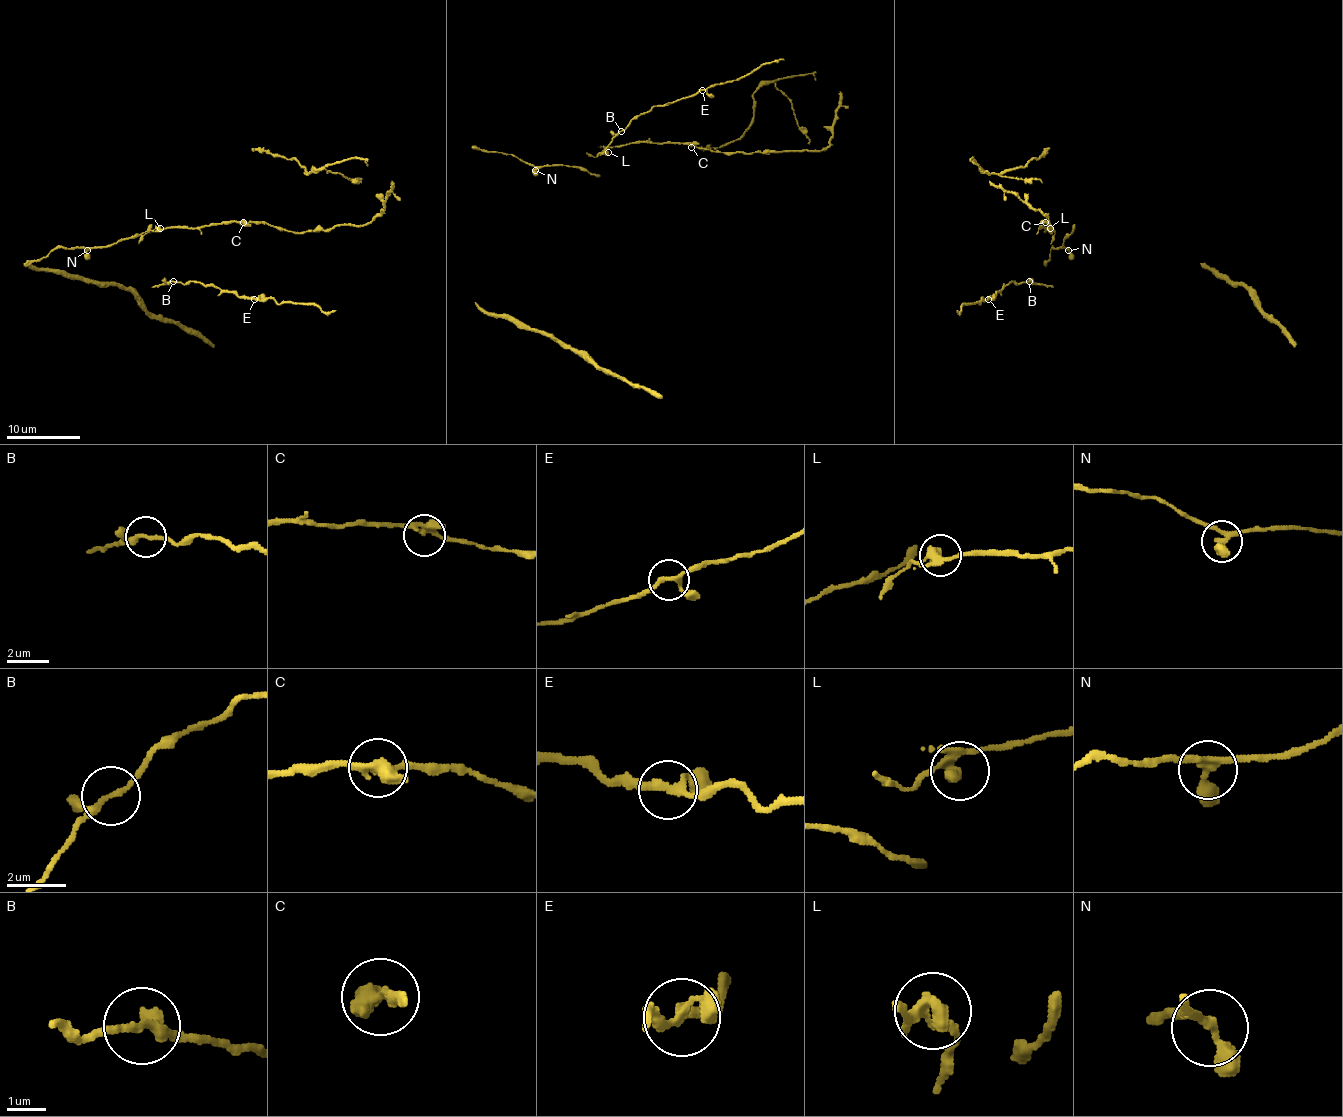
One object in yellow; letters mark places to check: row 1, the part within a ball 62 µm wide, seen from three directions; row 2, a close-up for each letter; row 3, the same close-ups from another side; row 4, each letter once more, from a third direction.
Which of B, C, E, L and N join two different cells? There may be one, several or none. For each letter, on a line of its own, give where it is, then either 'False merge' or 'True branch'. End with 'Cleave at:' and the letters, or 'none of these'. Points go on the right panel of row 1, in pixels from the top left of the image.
B: Place: (1029, 281). True branch
C: Place: (1045, 222). True branch
E: Place: (988, 299). True branch
L: Place: (1050, 228). True branch
N: Place: (1068, 250). True branch
Cleave at: none of these

